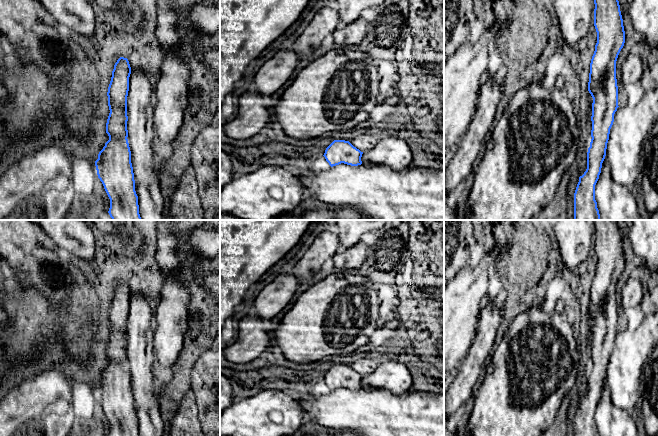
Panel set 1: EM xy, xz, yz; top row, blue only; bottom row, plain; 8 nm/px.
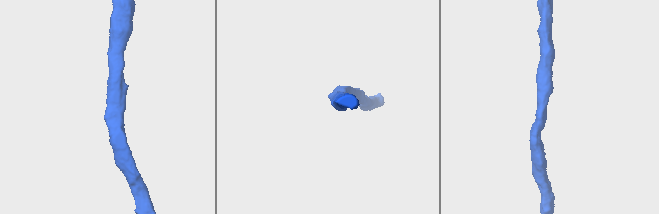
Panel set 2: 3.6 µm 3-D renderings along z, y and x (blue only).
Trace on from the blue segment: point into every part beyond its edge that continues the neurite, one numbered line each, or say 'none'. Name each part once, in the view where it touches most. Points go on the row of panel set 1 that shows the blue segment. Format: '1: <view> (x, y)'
1: xy (140, 100)

